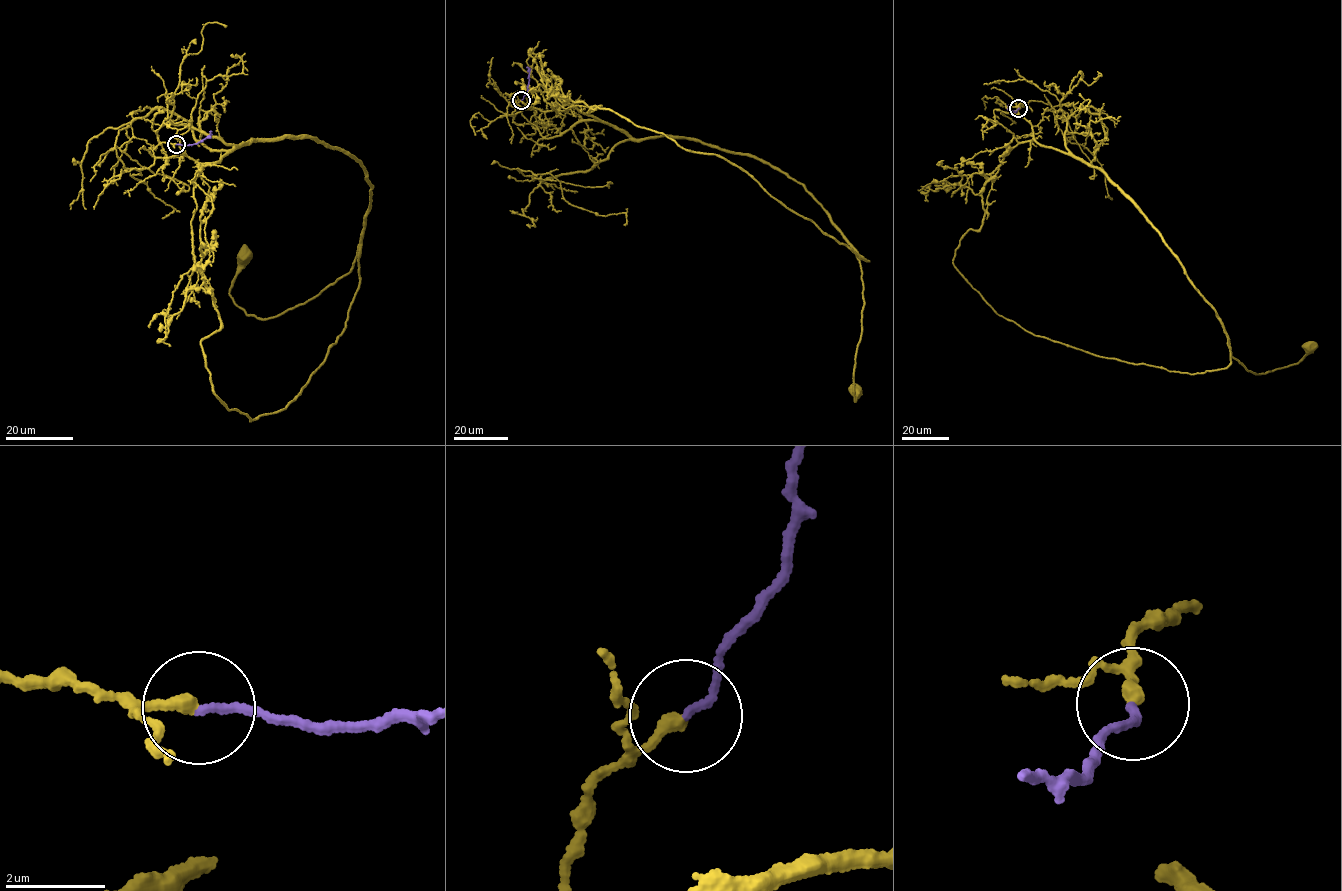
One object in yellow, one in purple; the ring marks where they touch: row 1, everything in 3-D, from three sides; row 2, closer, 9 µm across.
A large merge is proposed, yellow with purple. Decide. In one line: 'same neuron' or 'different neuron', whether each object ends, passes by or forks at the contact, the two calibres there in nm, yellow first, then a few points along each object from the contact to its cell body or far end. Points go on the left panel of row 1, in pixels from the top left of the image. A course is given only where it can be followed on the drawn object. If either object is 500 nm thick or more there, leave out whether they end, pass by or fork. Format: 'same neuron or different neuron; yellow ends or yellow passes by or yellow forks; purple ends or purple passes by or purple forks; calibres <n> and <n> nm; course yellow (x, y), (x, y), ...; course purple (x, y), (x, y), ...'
same neuron; yellow ends; purple ends; calibres 260 and 150 nm; course yellow (176, 144), (153, 155), (209, 163), (302, 135), (359, 163), (351, 272), (265, 319), (228, 295), (247, 255); course purple (176, 144), (194, 144), (212, 131)

